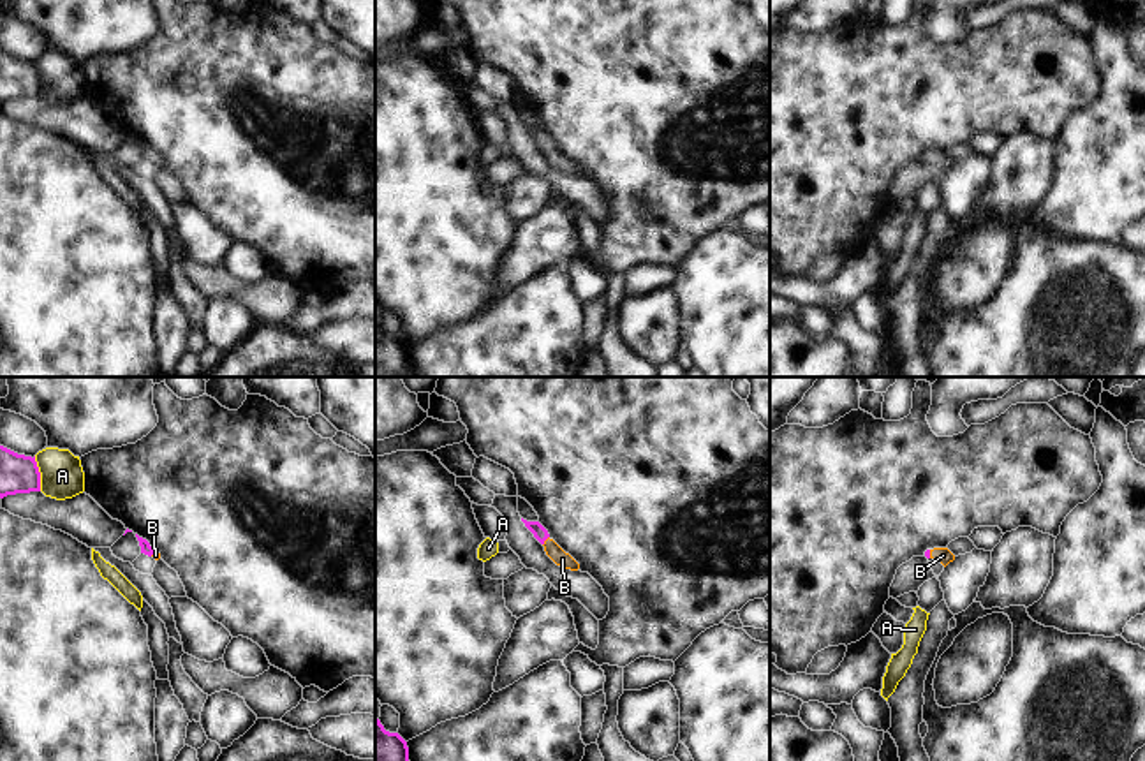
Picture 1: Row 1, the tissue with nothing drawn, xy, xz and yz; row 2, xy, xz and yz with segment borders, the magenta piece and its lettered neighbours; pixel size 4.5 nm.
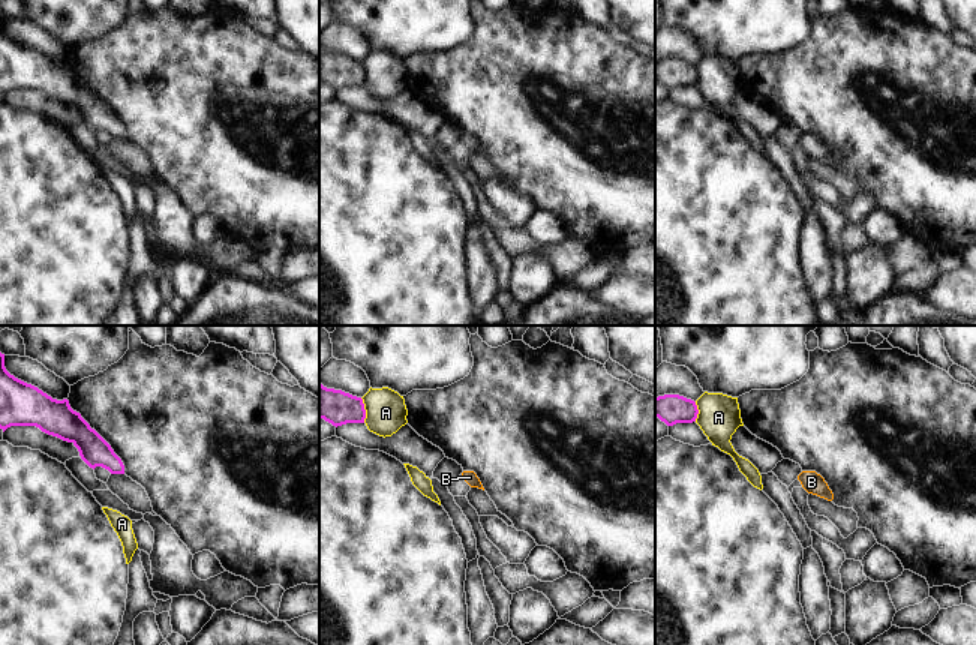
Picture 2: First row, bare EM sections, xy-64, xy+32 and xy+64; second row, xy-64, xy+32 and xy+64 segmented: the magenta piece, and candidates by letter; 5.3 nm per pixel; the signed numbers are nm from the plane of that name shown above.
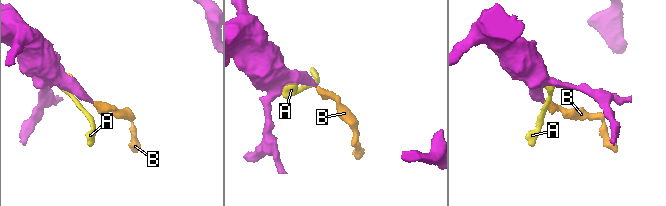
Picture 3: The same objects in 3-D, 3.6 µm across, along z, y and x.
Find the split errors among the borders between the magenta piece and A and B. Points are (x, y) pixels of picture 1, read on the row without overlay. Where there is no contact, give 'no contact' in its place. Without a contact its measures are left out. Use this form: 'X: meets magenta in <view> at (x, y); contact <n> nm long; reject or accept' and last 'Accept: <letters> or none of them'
A: meets magenta in xy at (39, 80); contact 160 nm long; reject
B: meets magenta in xz at (545, 145); contact 50 nm long; accept
Accept: B

